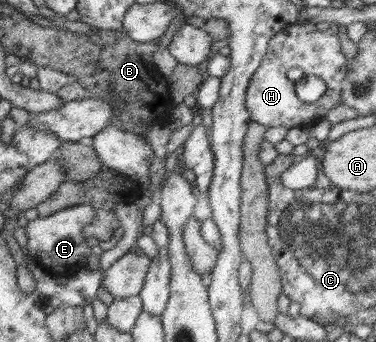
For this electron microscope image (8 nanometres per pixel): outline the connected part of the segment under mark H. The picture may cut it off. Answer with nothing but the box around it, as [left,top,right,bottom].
[245,23,348,129]

